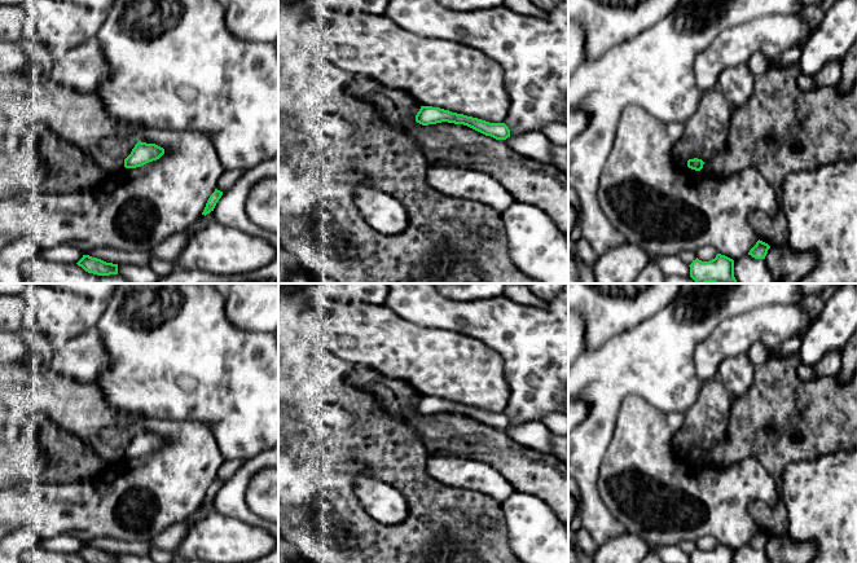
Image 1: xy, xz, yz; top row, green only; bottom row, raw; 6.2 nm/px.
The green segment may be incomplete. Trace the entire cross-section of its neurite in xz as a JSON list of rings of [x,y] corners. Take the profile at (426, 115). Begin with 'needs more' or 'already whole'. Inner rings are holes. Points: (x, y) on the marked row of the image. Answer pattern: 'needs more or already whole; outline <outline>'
already whole; outline [[[421,106],[419,111],[416,115],[416,122],[422,126],[448,122],[467,126],[496,140],[506,140],[507,137],[510,137],[510,129],[505,123],[489,123],[478,118],[432,106]]]

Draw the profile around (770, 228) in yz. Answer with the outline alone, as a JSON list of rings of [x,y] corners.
[[[779,207],[775,214],[766,211],[752,211],[748,223],[757,238],[769,246],[783,246],[788,242],[788,224],[786,215]]]

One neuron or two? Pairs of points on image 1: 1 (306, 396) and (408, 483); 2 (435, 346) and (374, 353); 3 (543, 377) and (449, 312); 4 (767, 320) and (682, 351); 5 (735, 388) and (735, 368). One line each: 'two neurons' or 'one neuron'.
1: one neuron
2: one neuron
3: one neuron
4: two neurons
5: one neuron

